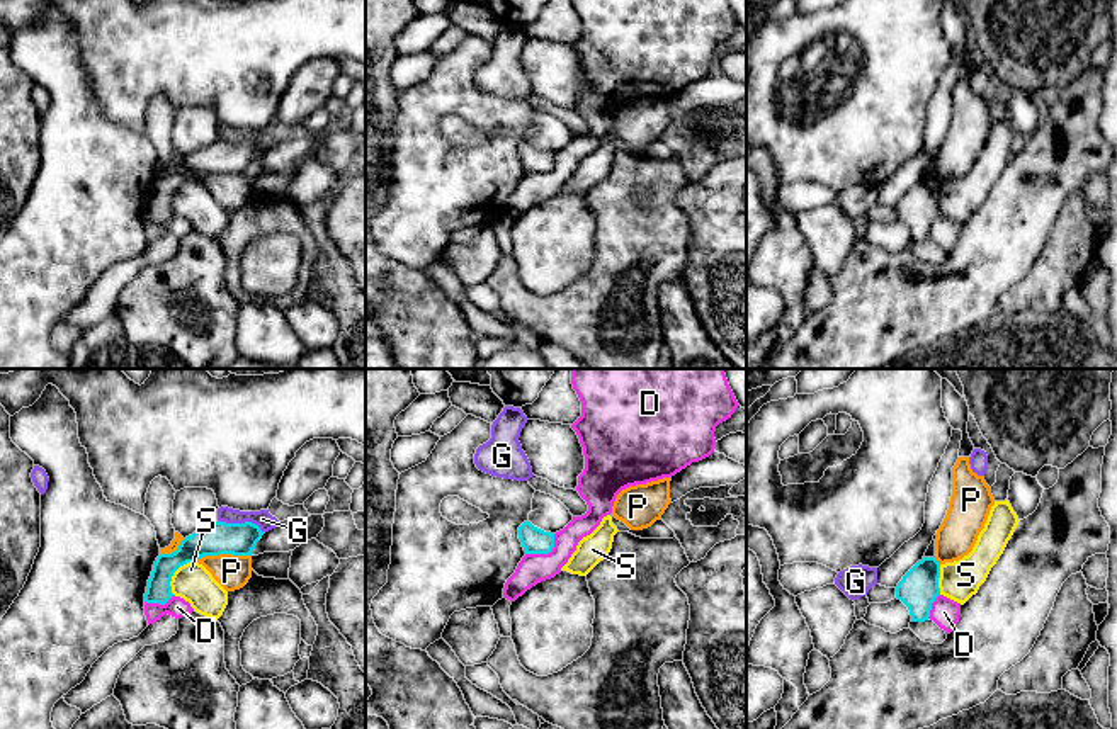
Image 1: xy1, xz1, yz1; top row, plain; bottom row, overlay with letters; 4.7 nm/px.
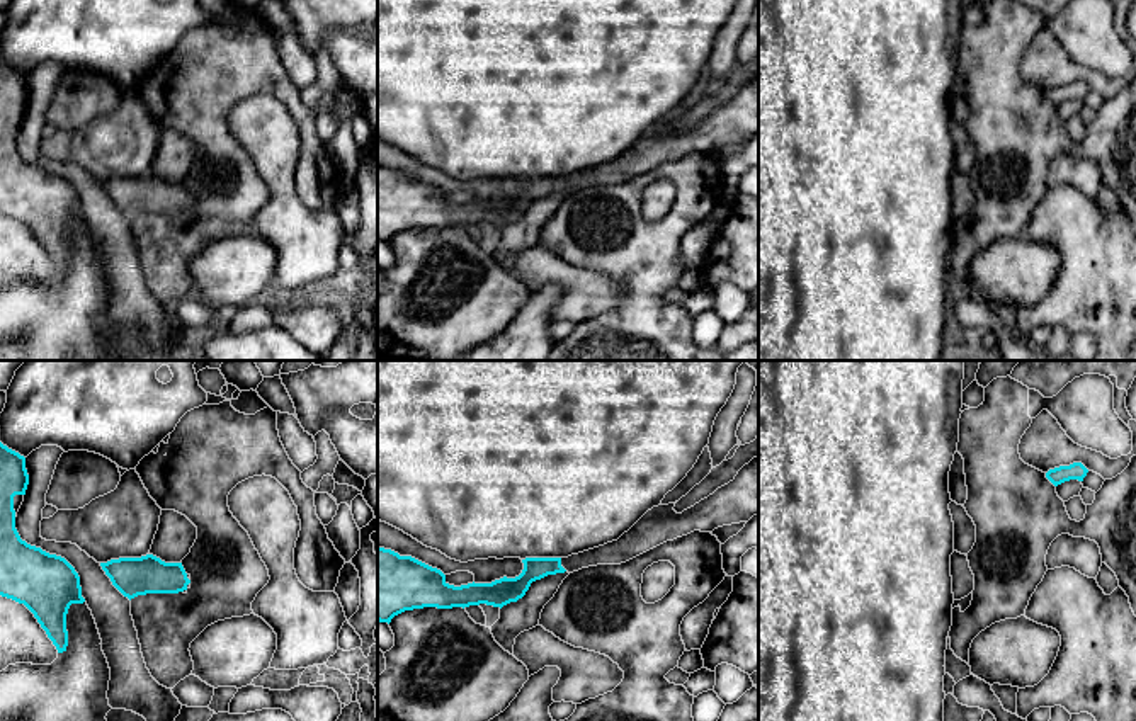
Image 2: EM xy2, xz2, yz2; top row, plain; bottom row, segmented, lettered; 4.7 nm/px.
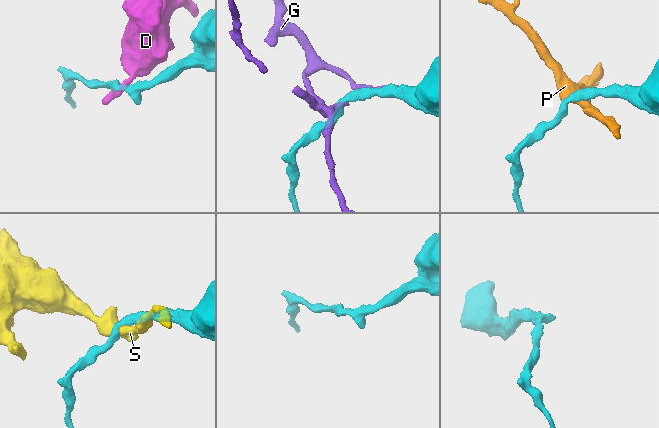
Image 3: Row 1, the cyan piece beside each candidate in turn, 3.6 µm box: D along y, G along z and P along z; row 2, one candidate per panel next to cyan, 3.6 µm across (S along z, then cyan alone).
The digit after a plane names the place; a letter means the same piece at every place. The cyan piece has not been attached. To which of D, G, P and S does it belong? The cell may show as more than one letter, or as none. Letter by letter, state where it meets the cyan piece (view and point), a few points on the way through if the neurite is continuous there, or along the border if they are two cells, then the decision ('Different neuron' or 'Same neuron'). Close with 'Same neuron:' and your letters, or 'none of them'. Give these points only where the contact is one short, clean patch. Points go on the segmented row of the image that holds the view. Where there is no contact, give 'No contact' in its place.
D: Touches cyan at xz1 (546, 553). Boundary: xz1 (555, 534), (555, 544), (548, 553), (526, 554). Different neuron
G: Touches cyan at xy1 (242, 524). Boundary: xy1 (218, 519), (226, 522), (254, 522), (264, 532). Different neuron
P: Touches cyan at xy1 (221, 553). Boundary: xy1 (250, 554), (204, 554), (194, 561). Different neuron
S: Touches cyan at xy1 (174, 571). Boundary: xy1 (194, 561), (184, 563), (174, 573), (170, 582), (172, 593). Different neuron
Same neuron: none of them

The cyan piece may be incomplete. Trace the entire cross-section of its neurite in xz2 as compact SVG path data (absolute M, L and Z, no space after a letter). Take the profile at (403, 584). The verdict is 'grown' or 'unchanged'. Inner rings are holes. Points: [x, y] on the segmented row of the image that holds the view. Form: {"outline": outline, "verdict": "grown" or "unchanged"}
{"outline": "M758 456L733 481L694 507L682 514L673 507L675 503L653 507L617 541L604 546L568 558L525 558L519 576L503 576L491 583L454 587L440 570L378 546L378 621L389 624L395 616L423 607L464 609L486 604L502 609L522 599L532 582L548 575L621 565L694 531L713 532L723 525L748 522L758 514Z", "verdict": "grown"}

